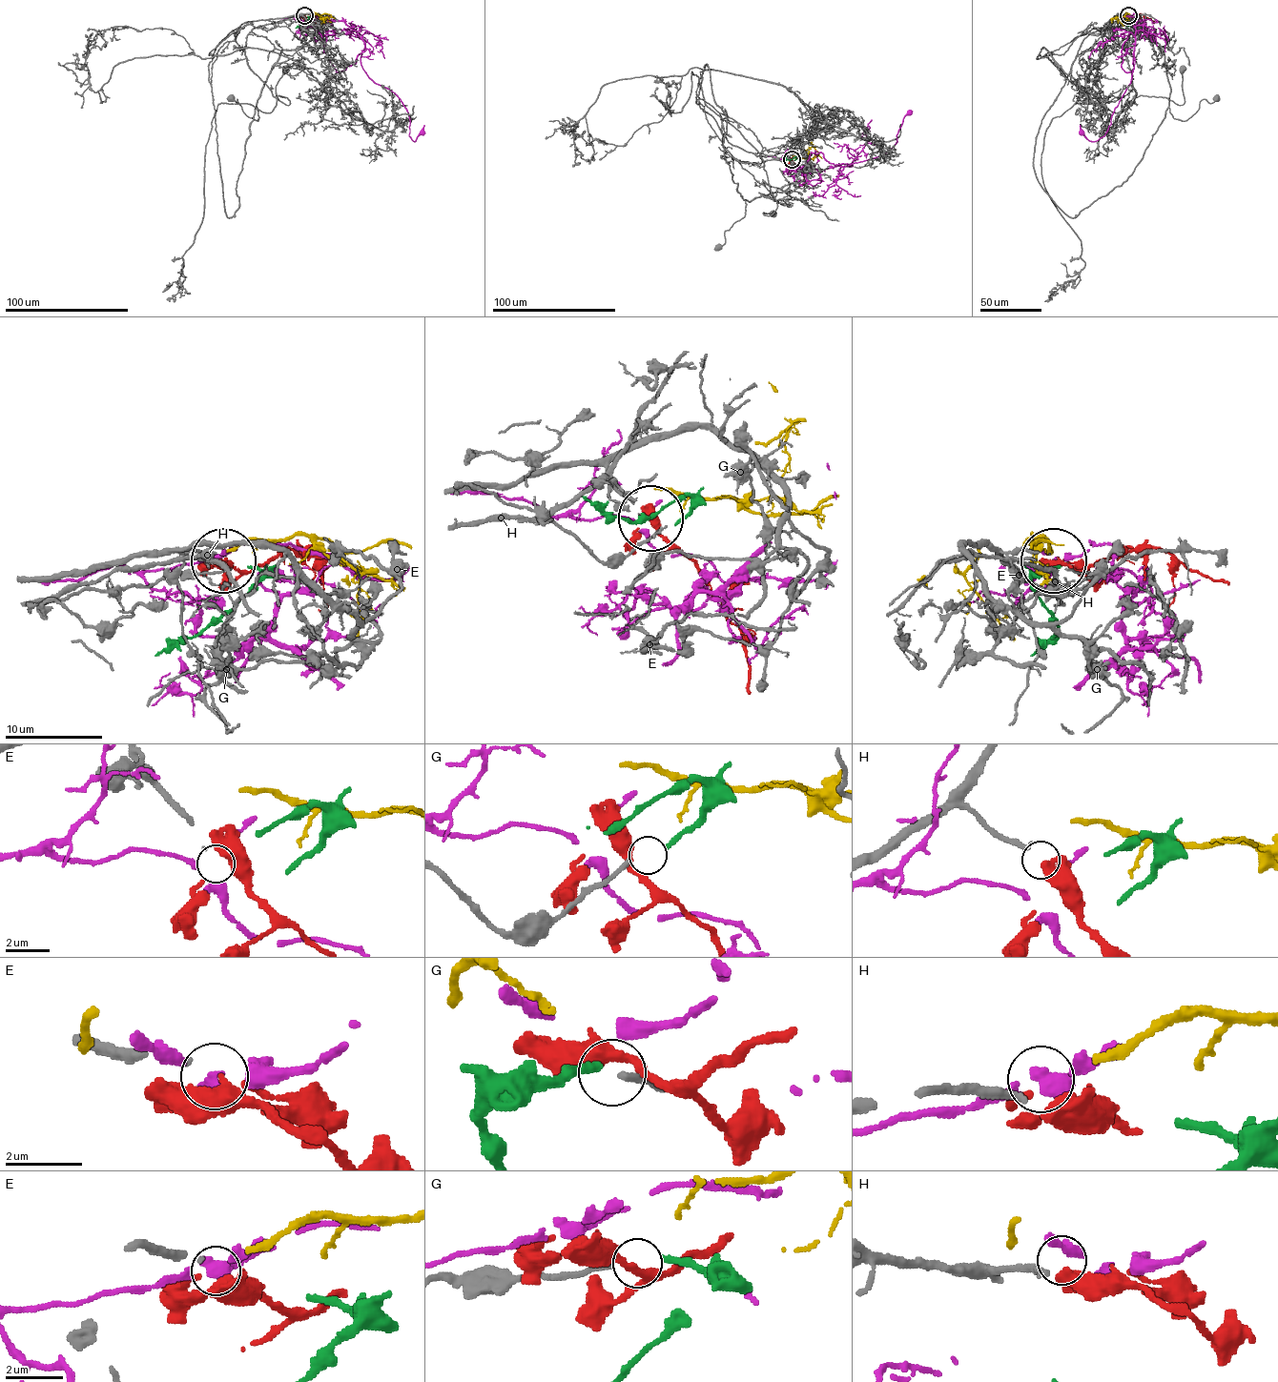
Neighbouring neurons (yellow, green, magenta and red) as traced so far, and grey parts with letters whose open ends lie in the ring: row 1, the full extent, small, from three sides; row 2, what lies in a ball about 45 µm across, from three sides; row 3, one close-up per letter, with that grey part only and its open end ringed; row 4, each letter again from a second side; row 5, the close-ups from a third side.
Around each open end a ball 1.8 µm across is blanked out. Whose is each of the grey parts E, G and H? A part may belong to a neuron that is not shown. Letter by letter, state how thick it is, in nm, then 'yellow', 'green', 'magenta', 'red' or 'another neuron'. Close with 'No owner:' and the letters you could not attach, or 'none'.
E: 70 nm thick; red
G: 200 nm thick; green
H: 220 nm thick; another neuron
No owner: H

